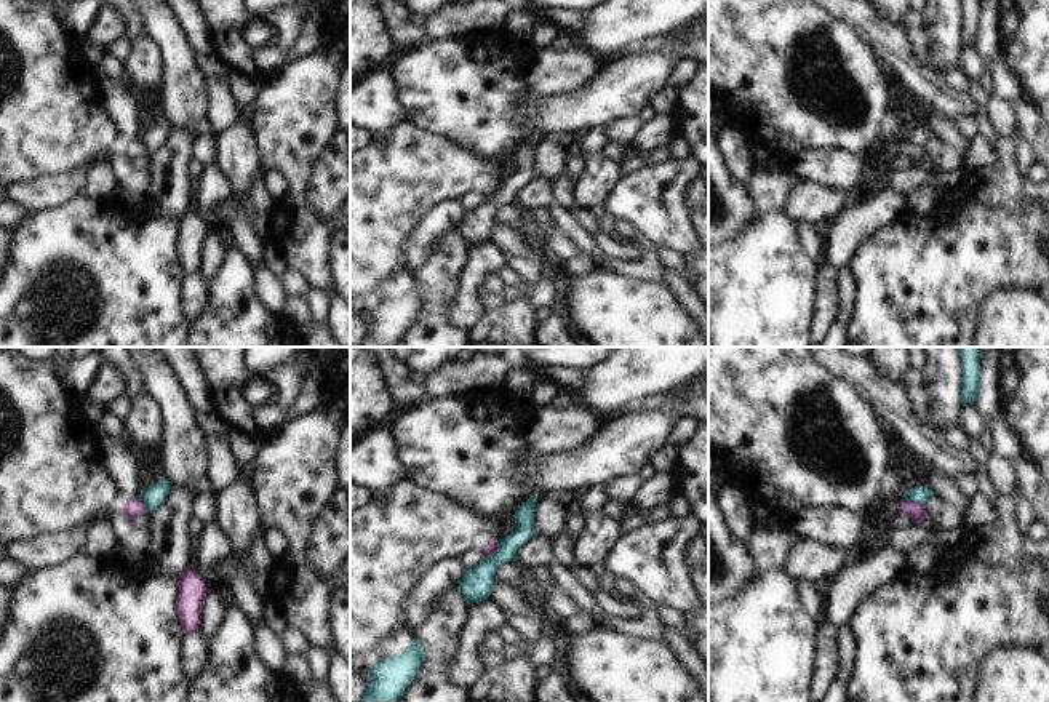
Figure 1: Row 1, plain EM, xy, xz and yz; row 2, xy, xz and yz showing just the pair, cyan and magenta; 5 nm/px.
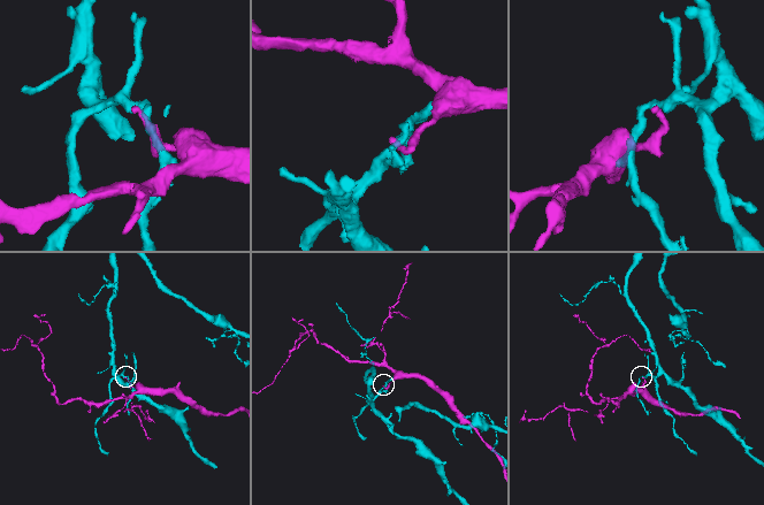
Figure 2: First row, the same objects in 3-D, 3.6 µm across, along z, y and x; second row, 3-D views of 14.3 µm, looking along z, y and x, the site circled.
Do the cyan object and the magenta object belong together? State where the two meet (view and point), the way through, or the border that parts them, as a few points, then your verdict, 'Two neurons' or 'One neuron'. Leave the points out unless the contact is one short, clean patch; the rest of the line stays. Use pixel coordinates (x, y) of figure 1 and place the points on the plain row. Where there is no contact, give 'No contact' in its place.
Touches cyan at yz (913, 143). Boundary: yz (901, 141), (925, 147). Two neurons.

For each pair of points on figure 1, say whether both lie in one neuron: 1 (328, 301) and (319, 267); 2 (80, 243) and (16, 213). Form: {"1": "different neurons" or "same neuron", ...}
{"1": "same neuron", "2": "different neurons"}

